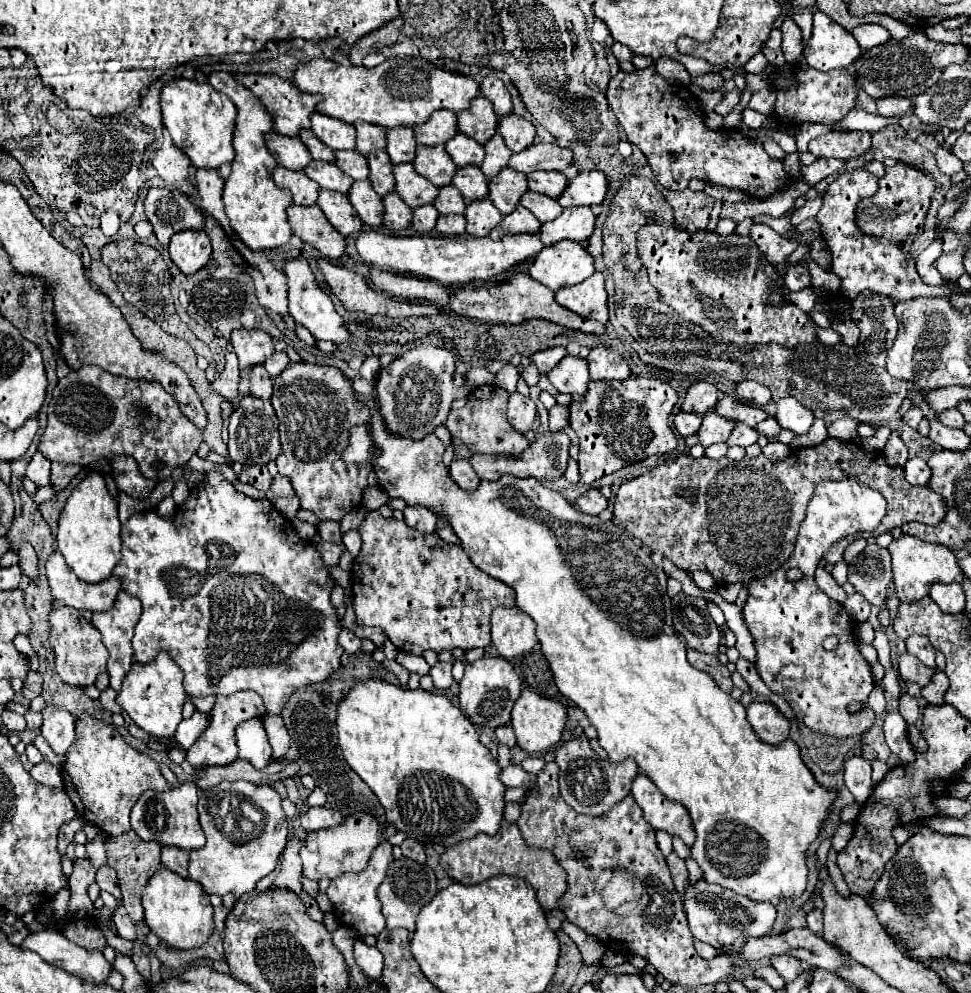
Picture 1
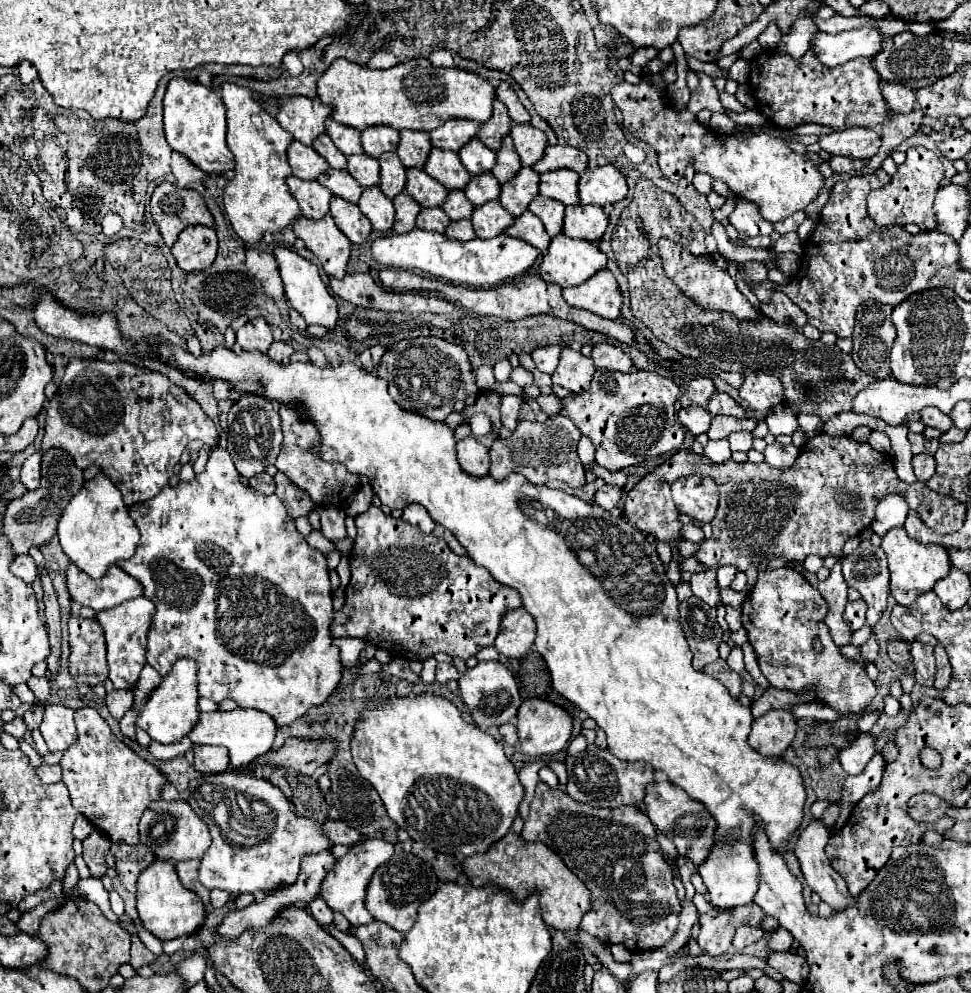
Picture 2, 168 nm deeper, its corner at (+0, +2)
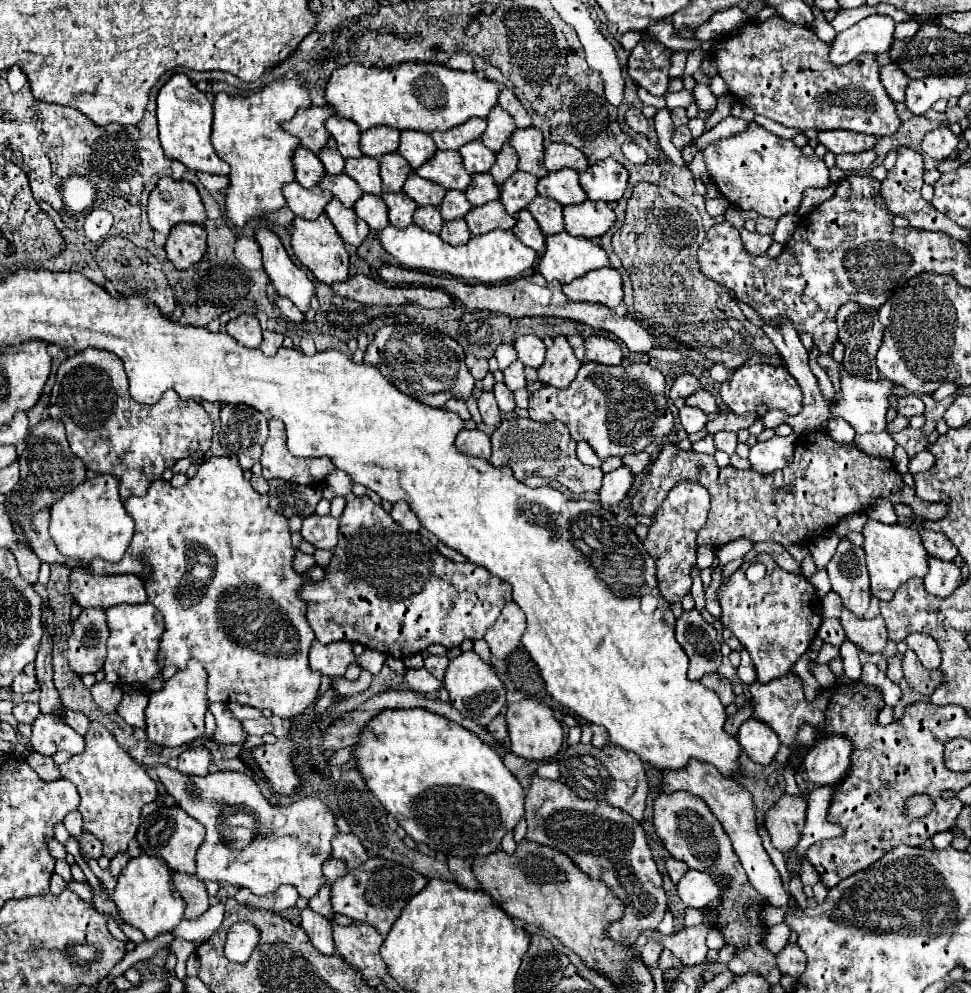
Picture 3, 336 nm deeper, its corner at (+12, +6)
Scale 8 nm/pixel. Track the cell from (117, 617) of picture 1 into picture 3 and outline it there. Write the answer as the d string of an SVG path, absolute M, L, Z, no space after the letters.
M116 605L106 609L110 639L108 639L108 657L104 663L106 681L110 683L126 683L146 687L150 693L164 687L166 679L162 677L162 667L158 665L160 653L160 635L164 633L164 617L160 611L150 605Z

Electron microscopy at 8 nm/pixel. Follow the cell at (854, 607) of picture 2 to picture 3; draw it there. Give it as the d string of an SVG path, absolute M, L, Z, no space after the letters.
M824 619L820 629L818 629L818 637L824 643L840 647L844 643L844 629L840 625L840 619Z

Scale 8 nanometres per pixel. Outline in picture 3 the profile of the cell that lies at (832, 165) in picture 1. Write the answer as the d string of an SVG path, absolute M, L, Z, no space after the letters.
M864 151L864 153L856 153L856 155L836 155L836 167L840 169L848 169L848 171L860 171L860 169L868 169L876 159L876 151Z

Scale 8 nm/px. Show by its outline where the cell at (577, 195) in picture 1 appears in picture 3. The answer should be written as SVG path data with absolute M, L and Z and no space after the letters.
M612 157L580 173L580 185L592 201L620 201L628 187L628 171Z

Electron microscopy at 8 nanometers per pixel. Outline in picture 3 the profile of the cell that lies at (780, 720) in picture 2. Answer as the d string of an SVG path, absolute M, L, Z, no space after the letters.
M754 717L742 723L738 731L738 743L748 753L748 757L760 765L770 765L780 747L776 733Z

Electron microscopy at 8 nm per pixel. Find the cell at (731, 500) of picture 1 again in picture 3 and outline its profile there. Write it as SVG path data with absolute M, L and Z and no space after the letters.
M824 431L802 435L794 449L792 463L770 475L756 473L754 469L720 469L714 455L682 451L678 445L664 445L652 469L648 469L644 483L632 497L632 511L636 515L654 515L670 489L680 481L700 481L710 491L712 507L698 535L698 545L708 547L722 547L736 539L750 539L756 543L776 541L784 547L800 541L814 541L826 535L844 515L864 513L880 497L892 505L908 505L916 515L932 521L948 513L944 503L928 503L916 497L914 489L902 481L902 475L894 469L890 459L870 457L854 443L840 445Z

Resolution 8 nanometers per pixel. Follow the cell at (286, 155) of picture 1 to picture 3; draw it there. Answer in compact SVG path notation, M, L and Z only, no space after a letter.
M304 147L296 151L294 167L296 167L296 181L306 189L312 189L314 185L318 185L320 179L326 175L320 159L316 159L316 155Z

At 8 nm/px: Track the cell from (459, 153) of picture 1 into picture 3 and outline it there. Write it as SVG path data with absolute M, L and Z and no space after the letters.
M480 139L460 147L460 155L464 159L466 171L472 175L474 173L488 173L496 161L496 153L490 151L488 147L484 147L484 143Z

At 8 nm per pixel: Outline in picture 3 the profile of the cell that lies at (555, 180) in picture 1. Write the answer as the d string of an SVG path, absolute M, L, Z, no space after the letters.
M572 169L552 171L538 181L538 193L542 197L550 197L562 205L578 205L586 201L584 189L578 183L578 173Z

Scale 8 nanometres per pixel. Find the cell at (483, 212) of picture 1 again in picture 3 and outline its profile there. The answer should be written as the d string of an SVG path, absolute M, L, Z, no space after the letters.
M490 201L482 207L474 207L464 219L472 235L490 233L494 229L512 229L516 225L516 219L504 211L504 205L500 201Z

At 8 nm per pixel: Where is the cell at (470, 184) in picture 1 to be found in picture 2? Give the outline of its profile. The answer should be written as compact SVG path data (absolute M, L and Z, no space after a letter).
M492 173L472 175L472 179L468 181L468 187L464 189L464 193L466 193L466 197L474 205L482 205L486 201L498 199L498 195L500 195L500 183L496 181L496 177Z

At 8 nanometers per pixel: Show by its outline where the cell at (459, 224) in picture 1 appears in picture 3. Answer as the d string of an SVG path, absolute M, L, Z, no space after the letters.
M456 219L456 221L446 221L444 223L444 227L440 231L440 237L450 245L464 245L464 243L468 243L468 239L472 235L470 235L470 229L468 229L466 221Z

